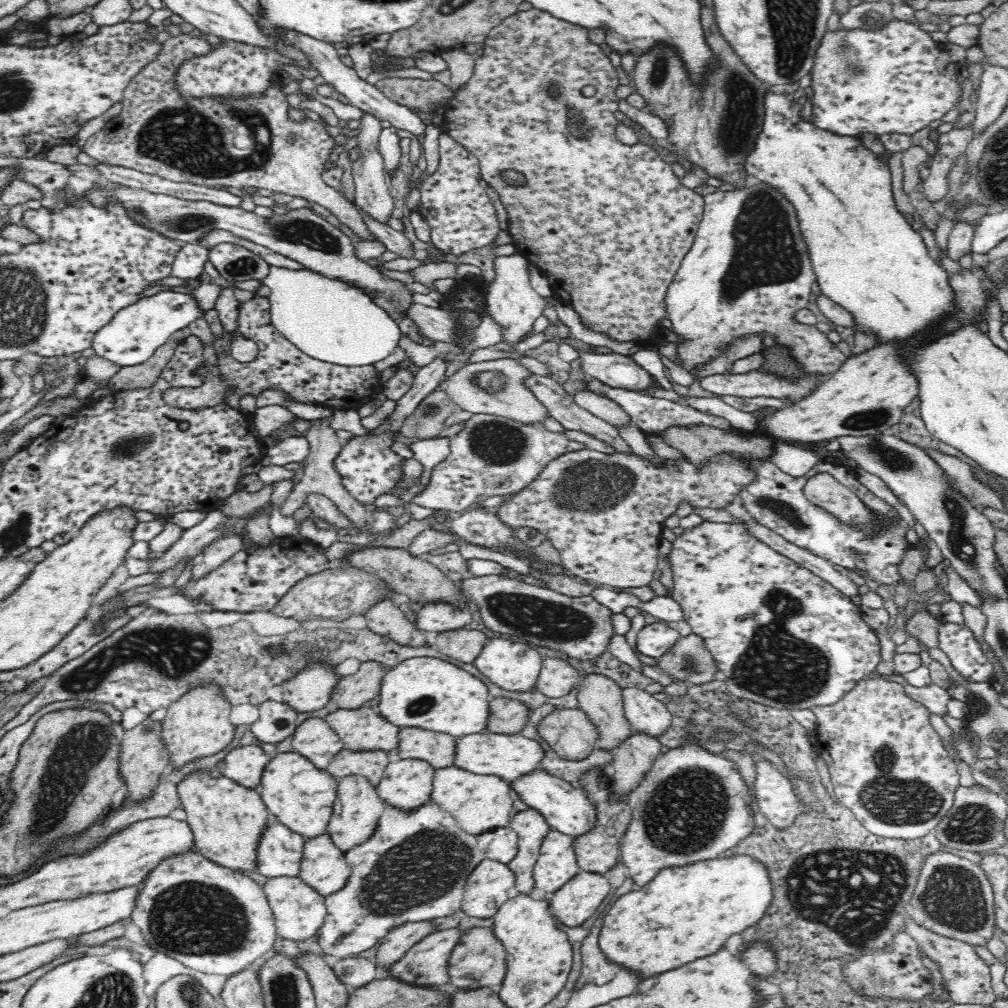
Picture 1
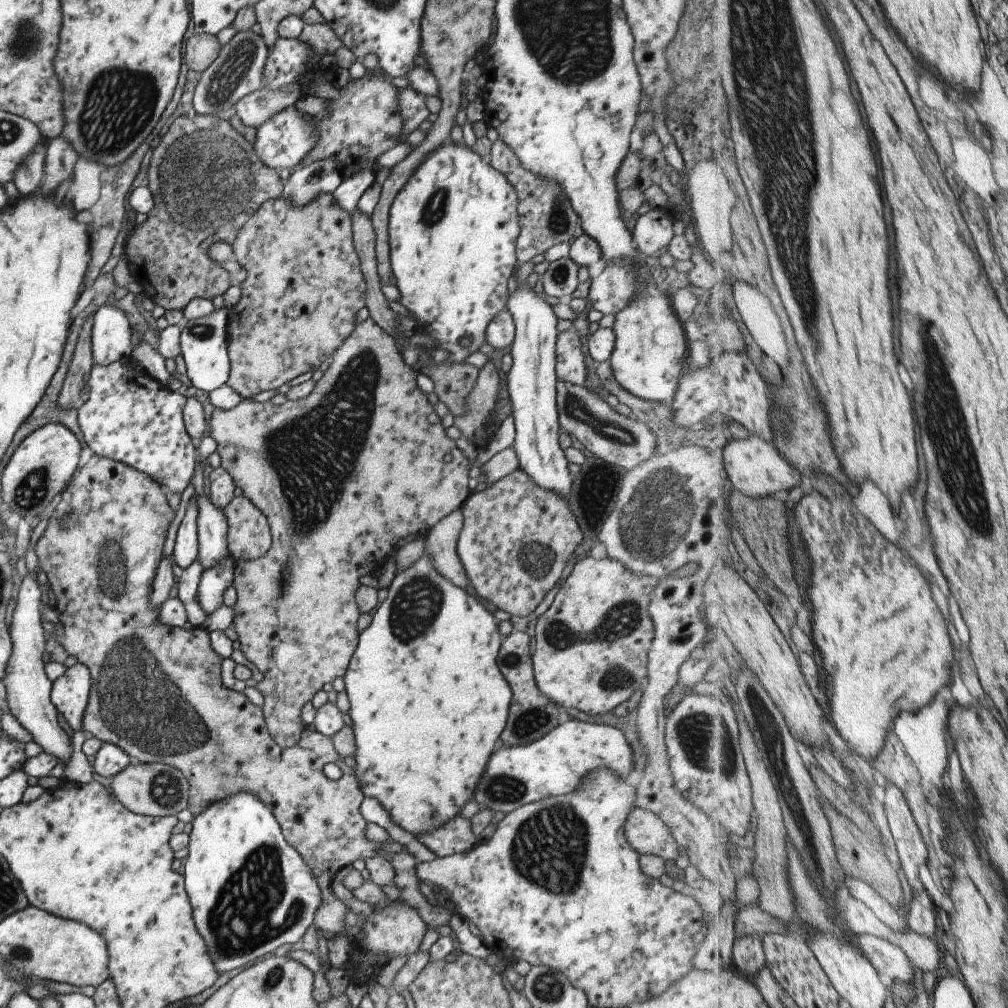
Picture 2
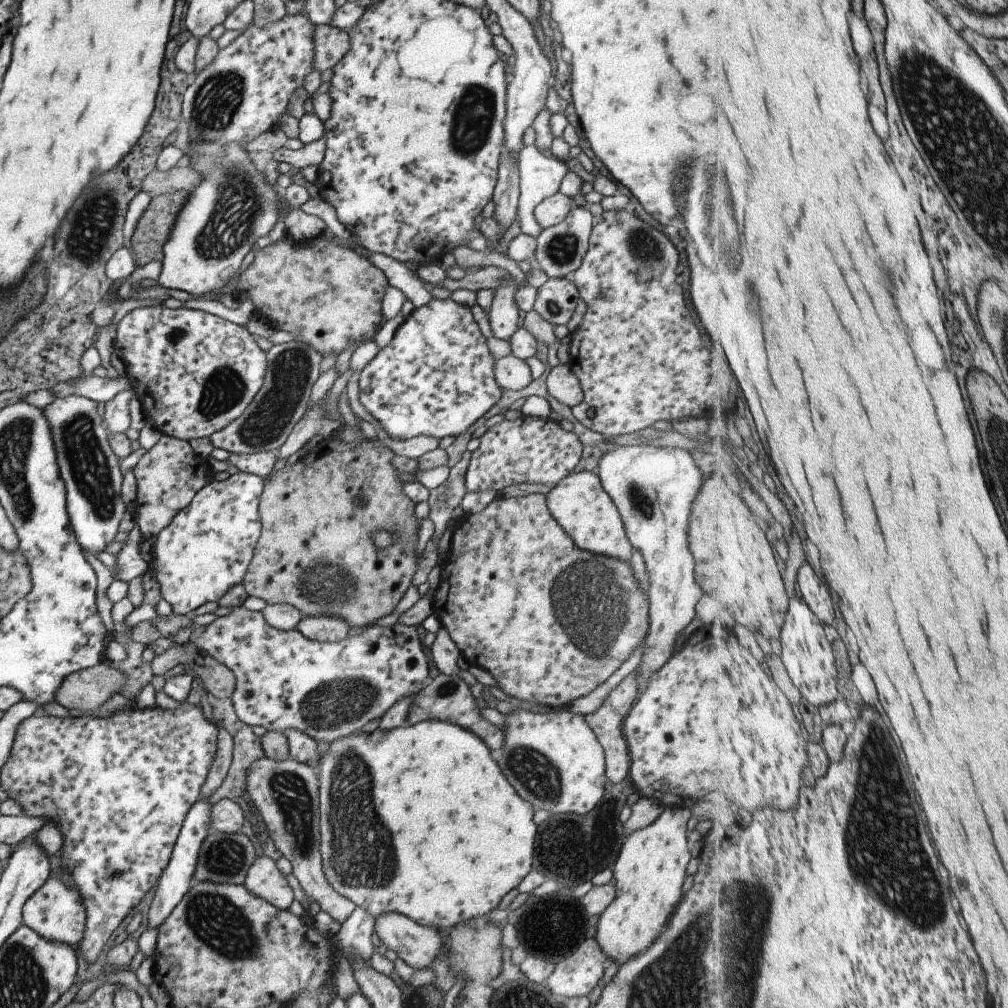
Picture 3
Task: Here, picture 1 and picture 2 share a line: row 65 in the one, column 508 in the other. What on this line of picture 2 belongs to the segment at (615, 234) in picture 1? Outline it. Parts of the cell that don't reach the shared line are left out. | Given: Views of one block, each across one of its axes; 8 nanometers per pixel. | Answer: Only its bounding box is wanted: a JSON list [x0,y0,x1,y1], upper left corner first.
[456,469,582,617]

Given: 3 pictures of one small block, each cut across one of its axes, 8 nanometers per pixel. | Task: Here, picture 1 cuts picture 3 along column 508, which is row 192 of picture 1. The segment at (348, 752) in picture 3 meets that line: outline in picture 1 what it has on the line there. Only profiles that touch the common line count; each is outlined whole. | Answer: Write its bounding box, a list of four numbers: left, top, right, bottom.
[744,92,954,344]

